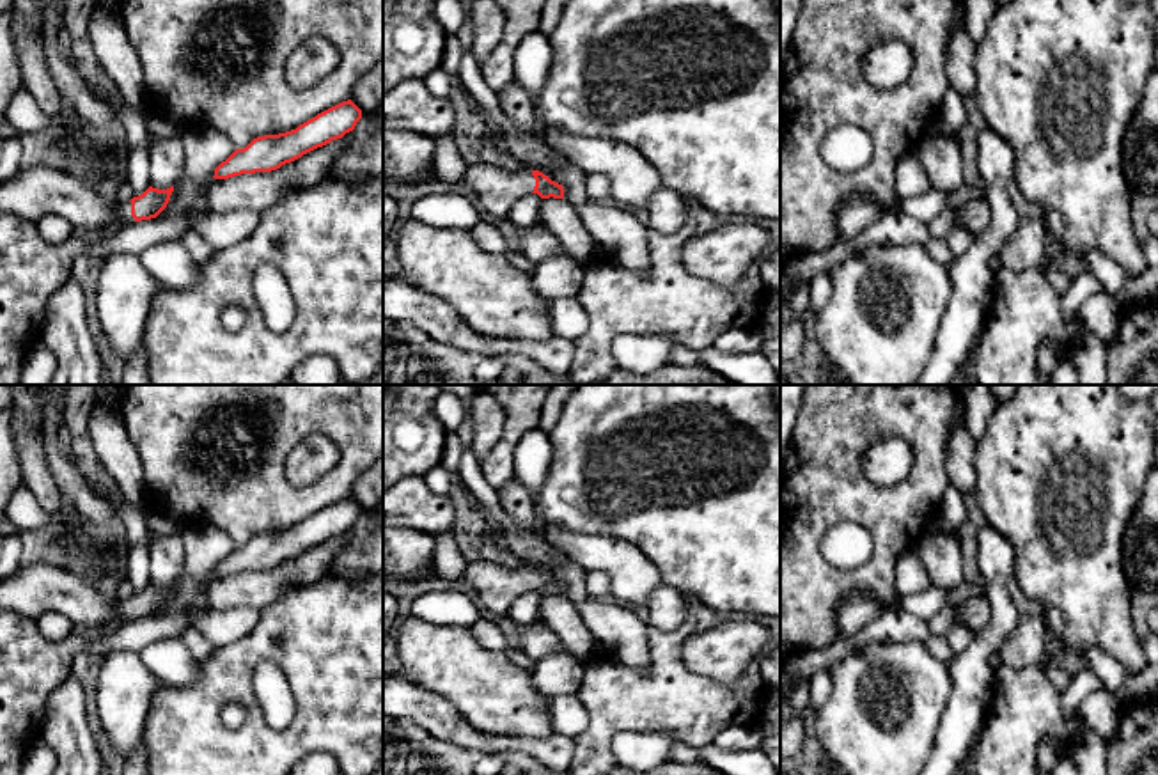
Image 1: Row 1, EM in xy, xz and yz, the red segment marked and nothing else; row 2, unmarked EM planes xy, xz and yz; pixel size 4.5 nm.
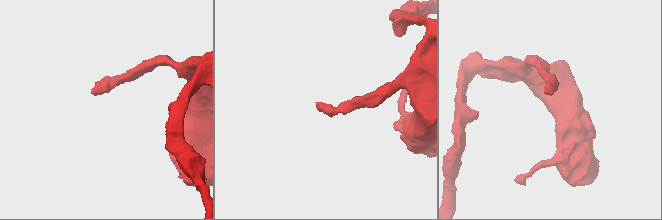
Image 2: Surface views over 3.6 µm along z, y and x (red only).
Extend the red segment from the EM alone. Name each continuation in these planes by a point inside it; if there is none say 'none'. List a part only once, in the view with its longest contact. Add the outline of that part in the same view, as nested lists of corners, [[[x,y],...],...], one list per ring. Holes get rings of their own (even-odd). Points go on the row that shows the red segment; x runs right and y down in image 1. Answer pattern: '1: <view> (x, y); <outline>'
1: xz (499, 188); [[[466,165],[461,179],[479,197],[482,206],[498,218],[509,218],[512,204],[534,192],[536,179],[532,170],[521,167],[509,172],[493,165]]]

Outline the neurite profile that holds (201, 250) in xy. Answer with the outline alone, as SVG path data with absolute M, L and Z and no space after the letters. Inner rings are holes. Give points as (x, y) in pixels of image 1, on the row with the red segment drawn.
M188 229L179 243L190 252L190 255L199 262L207 262L213 254L215 248L195 231Z

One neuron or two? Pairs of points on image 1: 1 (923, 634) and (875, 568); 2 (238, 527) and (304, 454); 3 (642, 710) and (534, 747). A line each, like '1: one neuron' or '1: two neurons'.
1: two neurons
2: two neurons
3: two neurons

